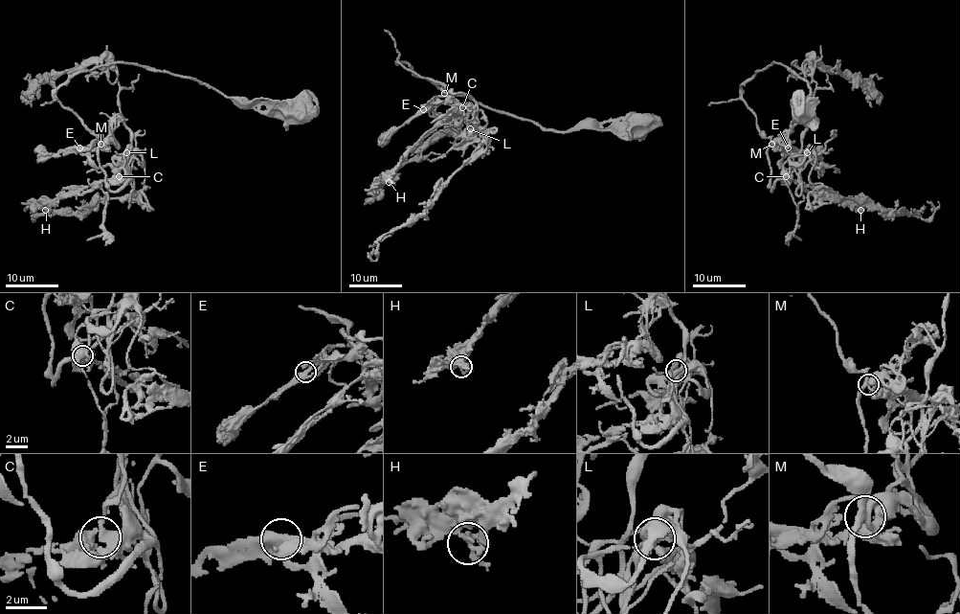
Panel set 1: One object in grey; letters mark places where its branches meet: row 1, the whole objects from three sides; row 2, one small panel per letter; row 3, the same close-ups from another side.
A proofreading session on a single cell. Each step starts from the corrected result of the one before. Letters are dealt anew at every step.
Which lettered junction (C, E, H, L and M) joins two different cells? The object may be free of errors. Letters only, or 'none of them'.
none of them

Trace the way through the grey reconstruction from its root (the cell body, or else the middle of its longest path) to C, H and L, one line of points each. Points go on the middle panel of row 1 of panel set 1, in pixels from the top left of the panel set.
C: (639, 123), (587, 120), (547, 130), (441, 90), (400, 62), (443, 92), (467, 94), (476, 103), (462, 107)
H: (639, 123), (587, 120), (547, 130), (441, 90), (400, 62), (476, 103), (449, 113), (389, 182)
L: (639, 123), (587, 120), (547, 130), (441, 90), (400, 62), (441, 83), (470, 128)

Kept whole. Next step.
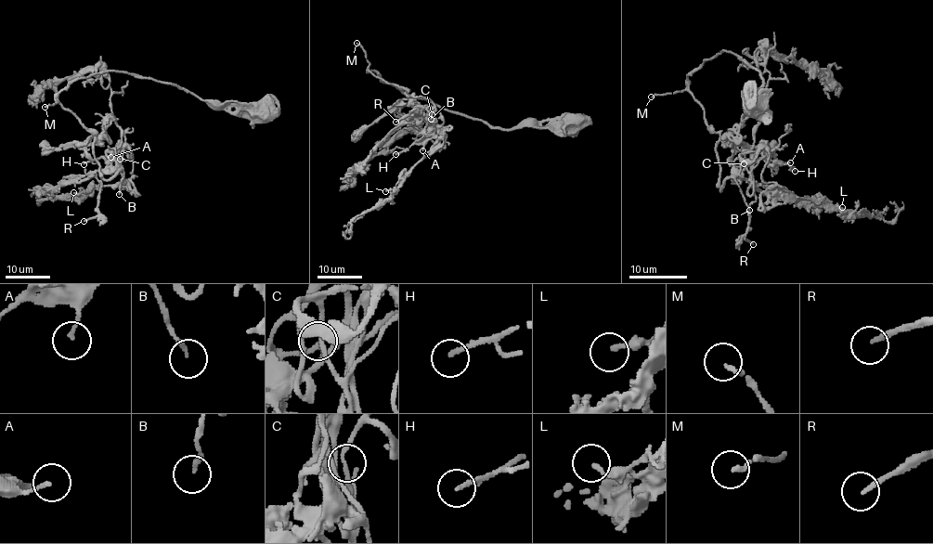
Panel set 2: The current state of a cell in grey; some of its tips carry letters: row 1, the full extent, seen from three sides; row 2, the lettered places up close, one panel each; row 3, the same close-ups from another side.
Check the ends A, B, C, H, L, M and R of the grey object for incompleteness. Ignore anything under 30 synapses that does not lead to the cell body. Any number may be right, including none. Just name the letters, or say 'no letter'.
H

